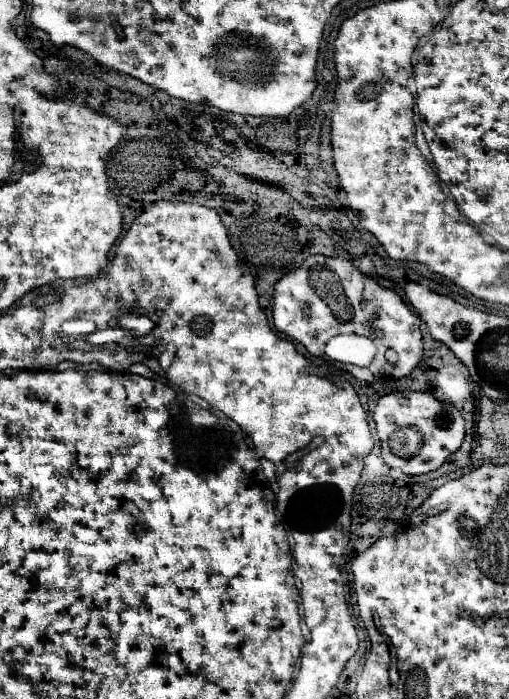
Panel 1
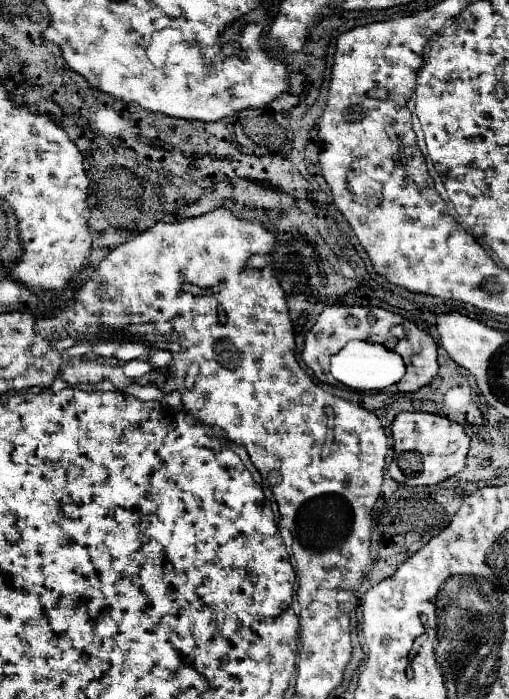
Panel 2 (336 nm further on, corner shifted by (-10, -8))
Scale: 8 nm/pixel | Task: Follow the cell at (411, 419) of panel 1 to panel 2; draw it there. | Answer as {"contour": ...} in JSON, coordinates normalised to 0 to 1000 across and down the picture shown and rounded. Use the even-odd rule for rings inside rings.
{"contour":[[[788,589],[780,592],[780,598],[772,601],[772,644],[776,644],[776,655],[764,667],[764,681],[784,690],[784,692],[800,692],[800,695],[847,695],[847,692],[862,692],[870,687],[878,687],[882,681],[906,675],[914,670],[914,652],[921,644],[921,624],[910,618],[910,609],[878,601],[874,595],[862,592],[843,592],[843,589]]]}

